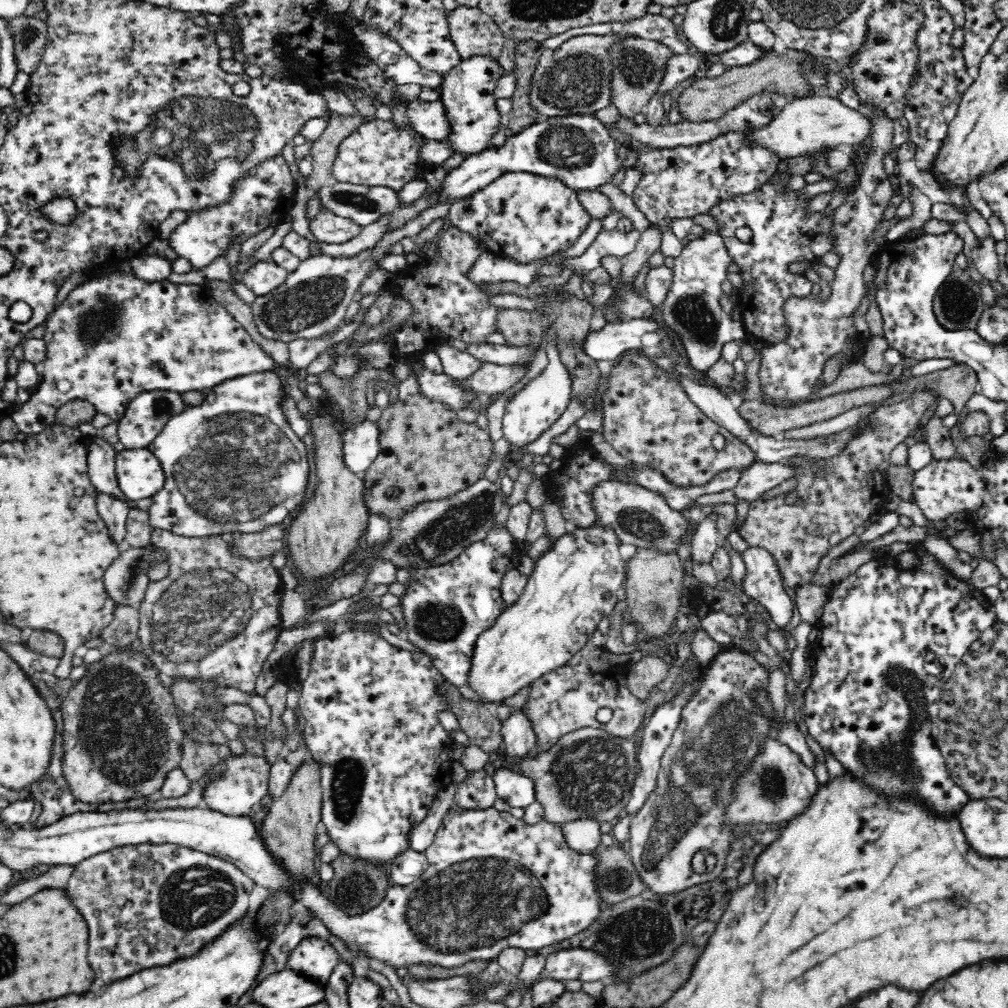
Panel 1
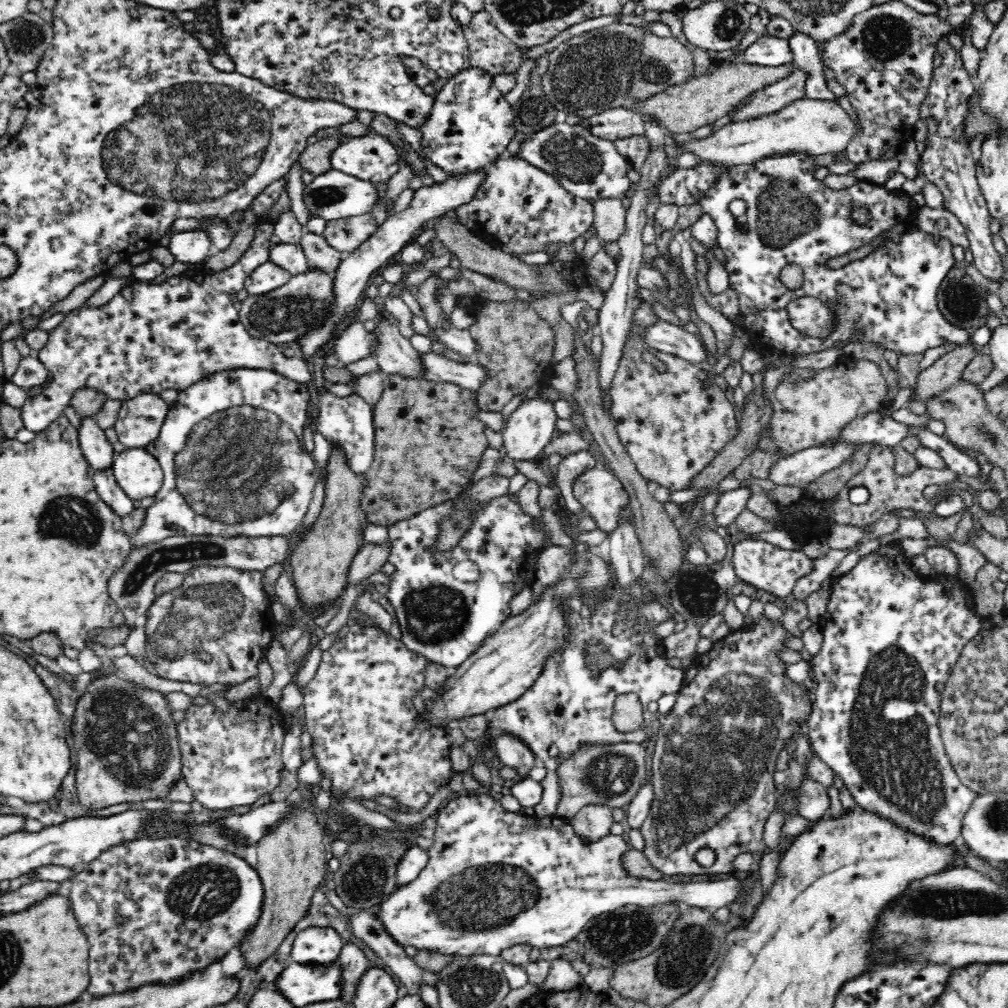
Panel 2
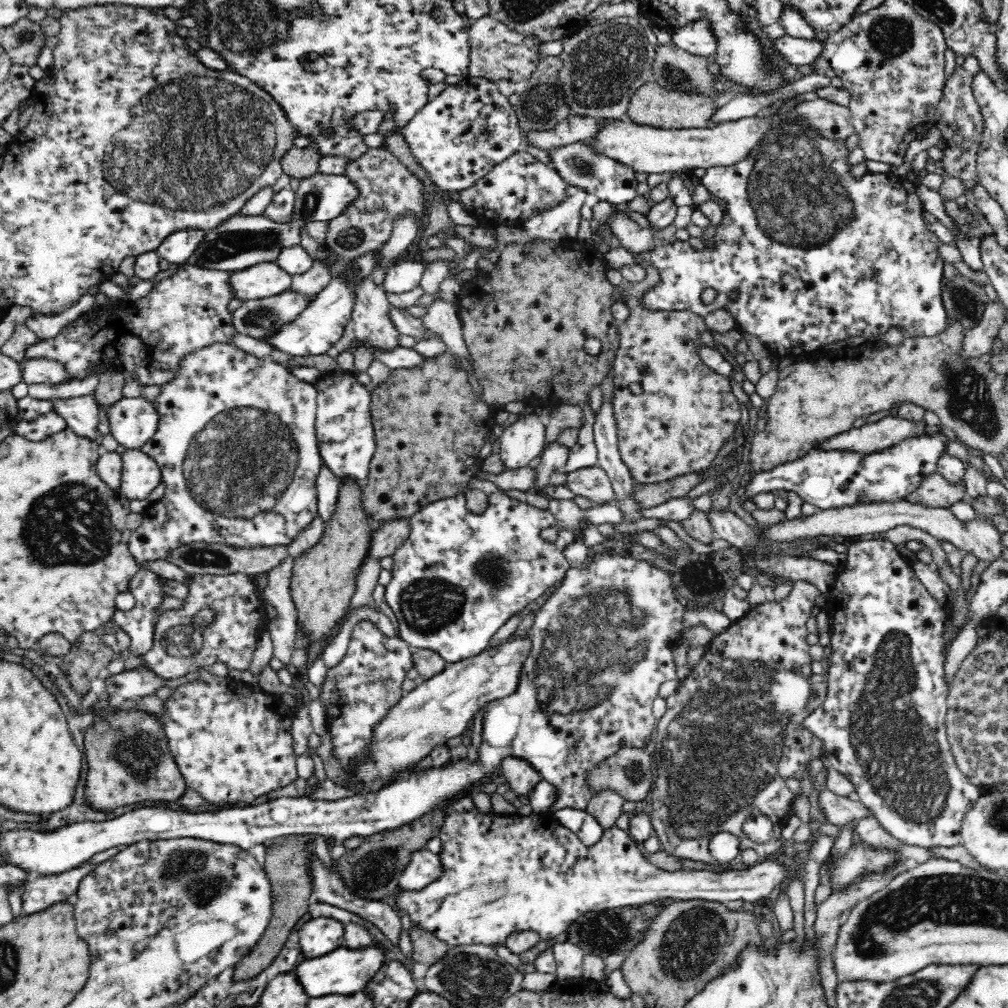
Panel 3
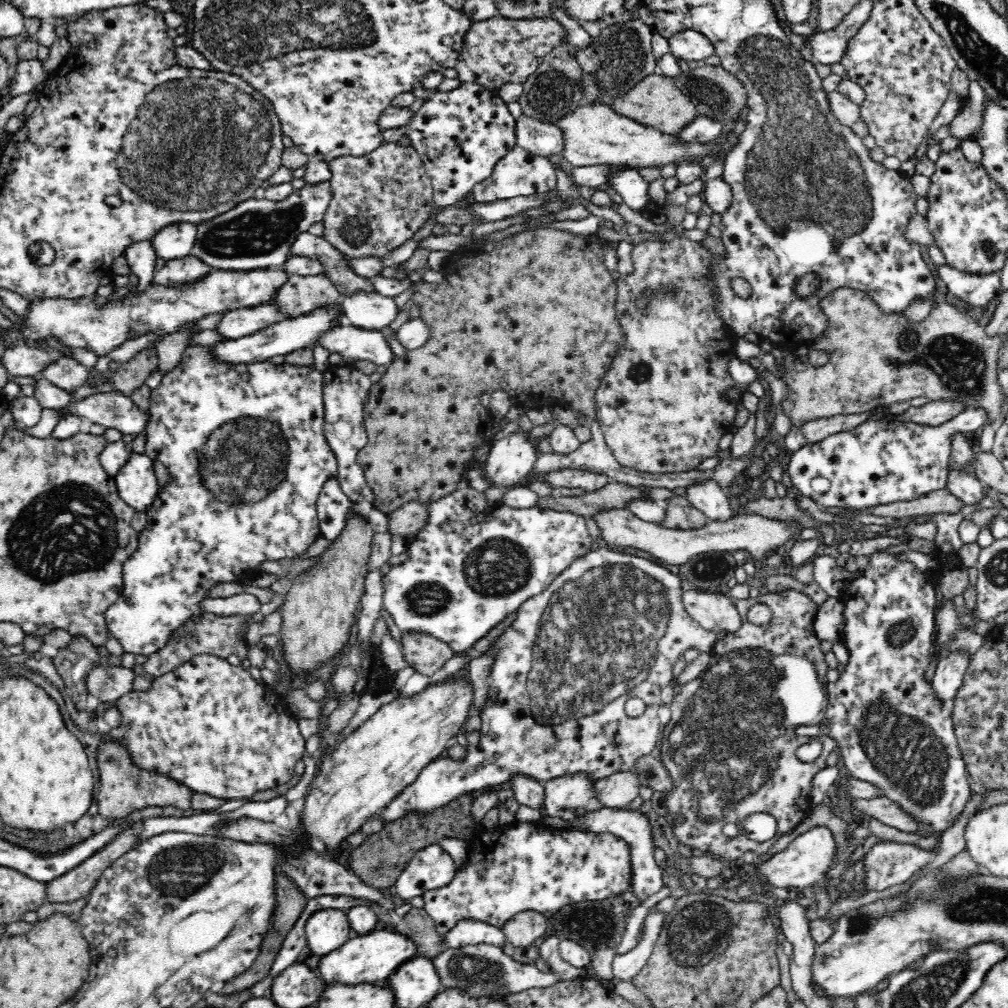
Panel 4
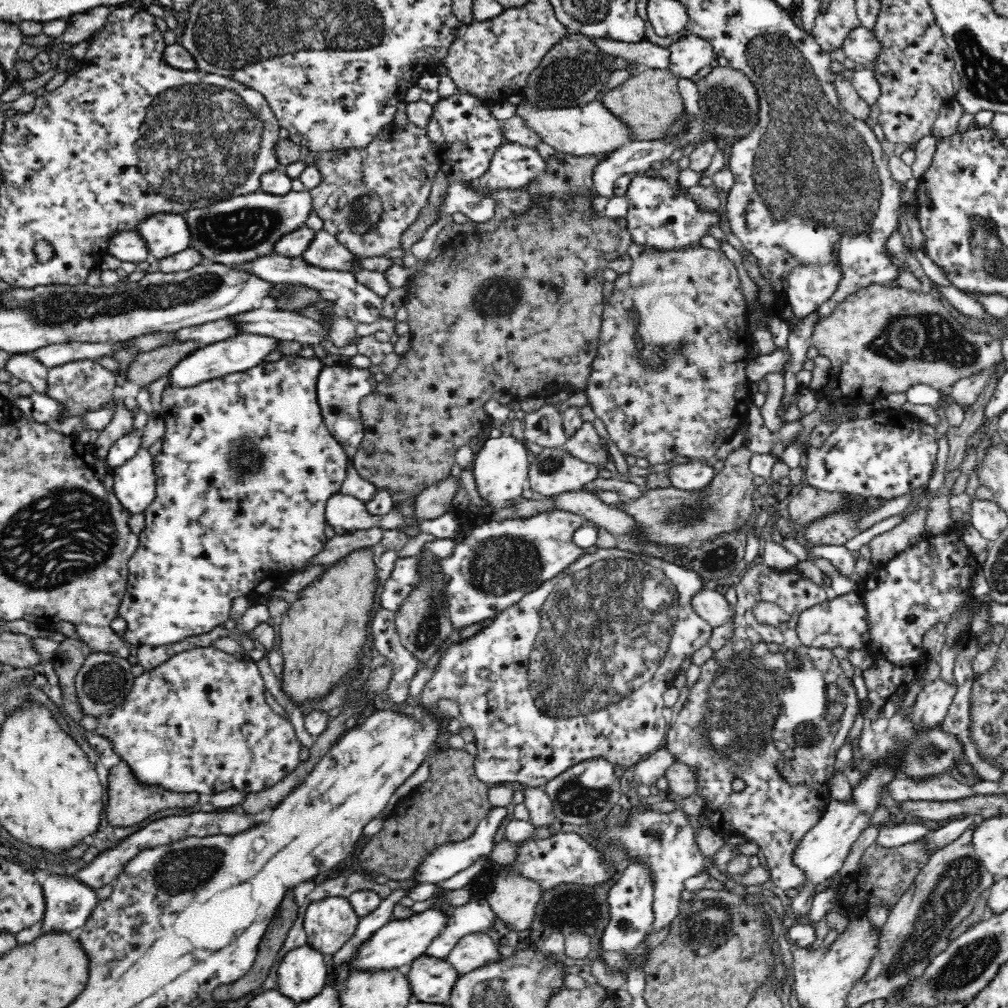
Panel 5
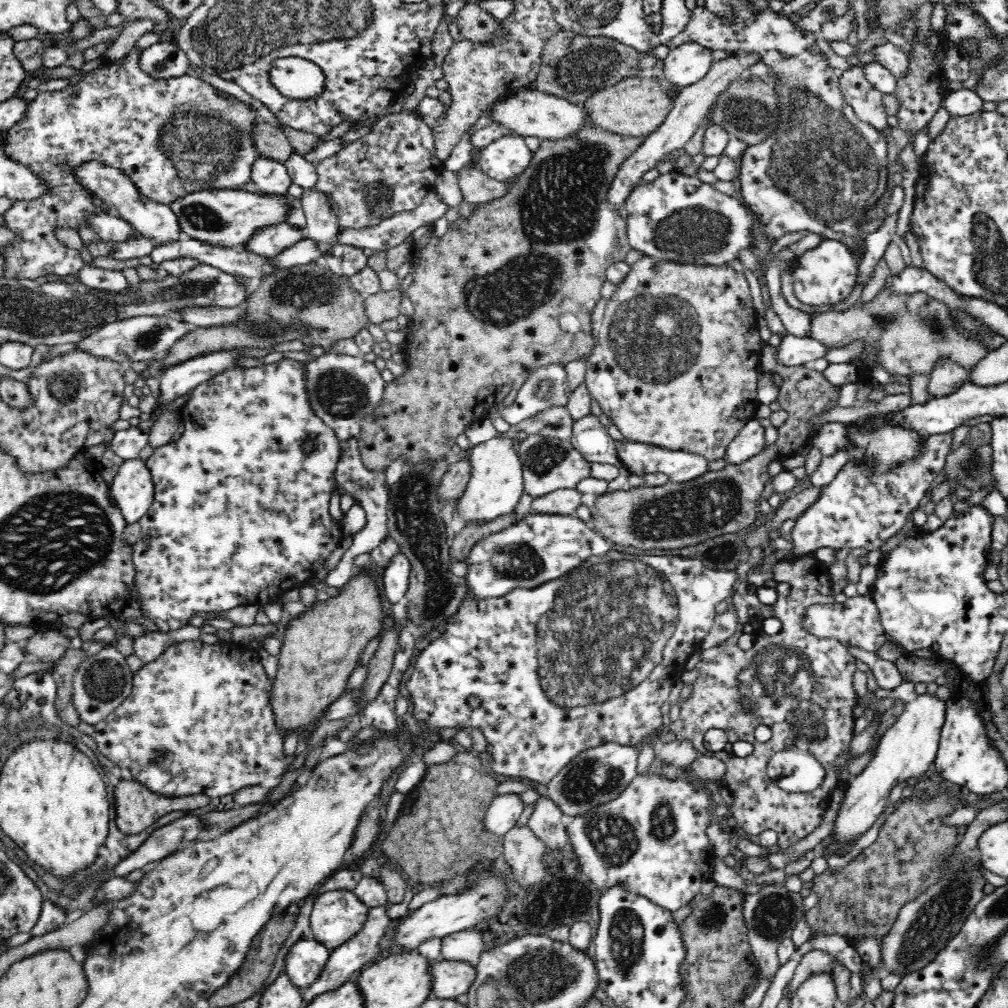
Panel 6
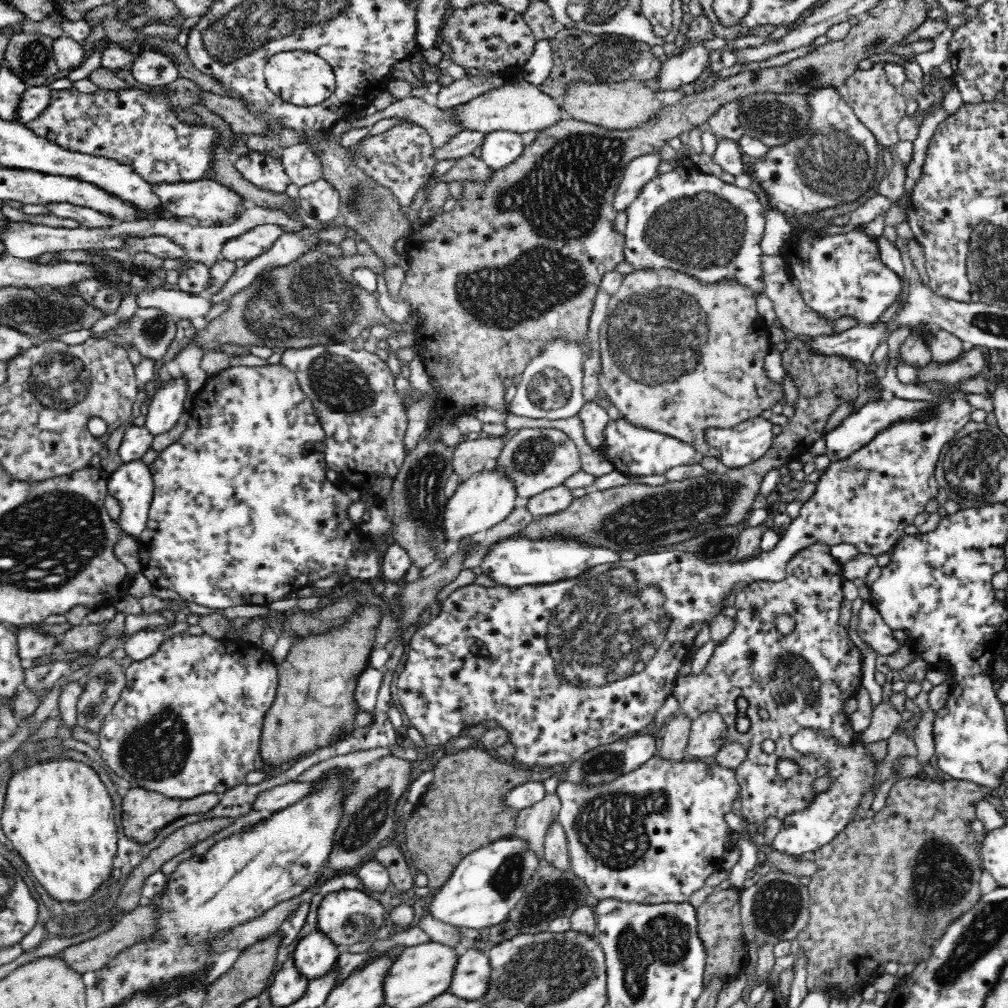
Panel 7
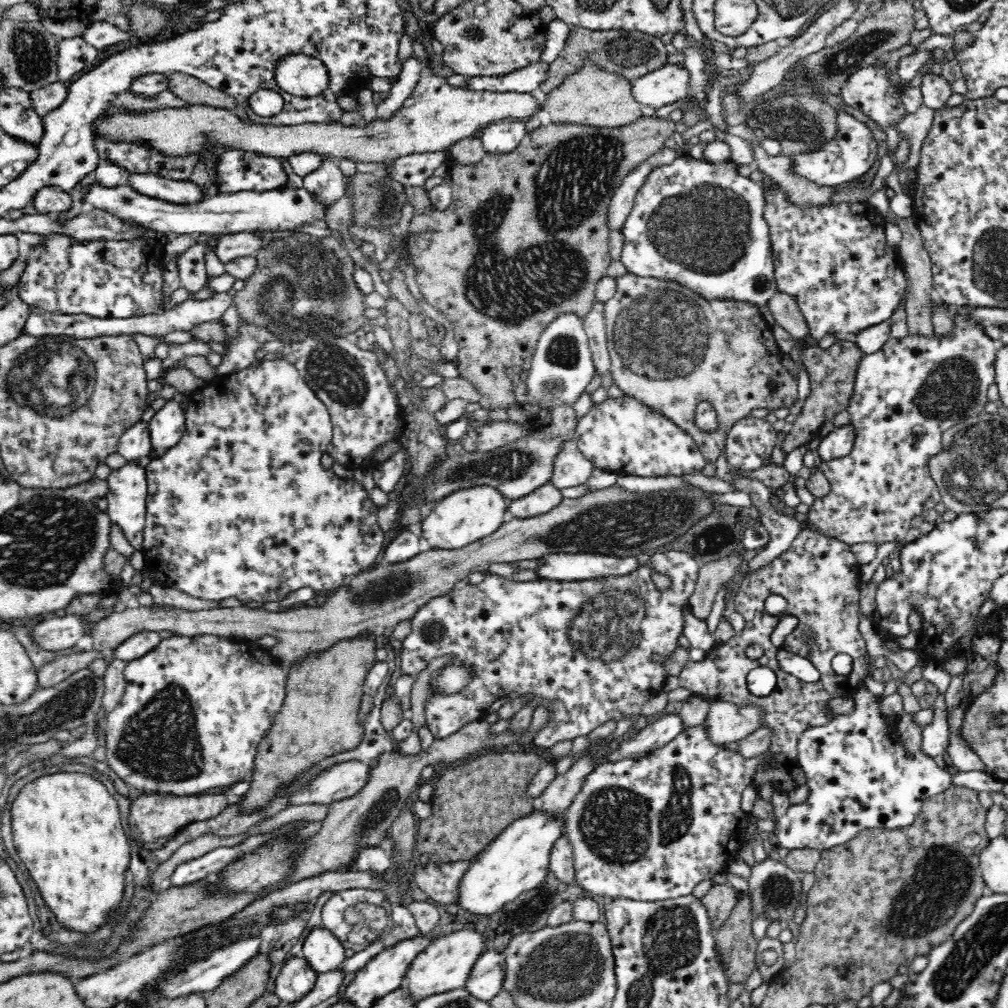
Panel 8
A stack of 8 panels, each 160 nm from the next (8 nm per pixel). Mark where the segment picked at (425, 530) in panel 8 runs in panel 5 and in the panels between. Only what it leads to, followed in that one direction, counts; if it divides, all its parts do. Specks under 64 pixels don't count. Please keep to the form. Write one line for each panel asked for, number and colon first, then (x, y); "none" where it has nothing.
5: (500, 468)
6: (496, 483)
7: (480, 502)

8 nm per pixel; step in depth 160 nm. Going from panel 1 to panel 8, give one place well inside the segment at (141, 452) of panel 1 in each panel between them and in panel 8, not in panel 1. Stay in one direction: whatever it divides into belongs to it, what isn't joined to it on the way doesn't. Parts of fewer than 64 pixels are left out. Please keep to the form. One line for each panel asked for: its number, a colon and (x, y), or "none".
2: (139, 474)
3: (140, 474)
4: (137, 485)
5: (134, 483)
6: (133, 490)
7: (131, 484)
8: (126, 498)

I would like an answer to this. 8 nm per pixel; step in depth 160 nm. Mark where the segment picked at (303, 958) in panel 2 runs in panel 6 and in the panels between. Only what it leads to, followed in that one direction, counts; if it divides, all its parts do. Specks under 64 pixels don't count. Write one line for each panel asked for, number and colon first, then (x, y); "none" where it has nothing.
3: (318, 936)
4: (326, 930)
5: (329, 922)
6: (338, 915)

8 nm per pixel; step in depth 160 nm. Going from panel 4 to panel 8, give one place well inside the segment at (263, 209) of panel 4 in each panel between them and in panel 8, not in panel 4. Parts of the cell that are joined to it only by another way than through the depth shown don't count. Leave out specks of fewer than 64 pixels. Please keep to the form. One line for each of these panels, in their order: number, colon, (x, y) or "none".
5: (232, 230)
6: (227, 217)
7: (207, 201)
8: (152, 185)

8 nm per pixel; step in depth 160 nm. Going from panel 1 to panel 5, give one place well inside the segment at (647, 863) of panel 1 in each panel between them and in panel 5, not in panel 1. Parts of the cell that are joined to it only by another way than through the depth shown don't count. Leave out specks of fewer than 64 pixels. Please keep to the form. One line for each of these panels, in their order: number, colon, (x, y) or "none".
2: (712, 766)
3: (732, 733)
4: (730, 745)
5: (761, 698)

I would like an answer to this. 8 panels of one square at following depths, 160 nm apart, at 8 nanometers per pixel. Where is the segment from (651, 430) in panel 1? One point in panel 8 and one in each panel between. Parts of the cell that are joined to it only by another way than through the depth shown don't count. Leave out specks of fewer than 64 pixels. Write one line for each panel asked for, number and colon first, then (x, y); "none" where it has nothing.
2: (672, 429)
3: (681, 419)
4: (670, 418)
5: (669, 379)
6: (676, 362)
7: (677, 356)
8: (670, 347)

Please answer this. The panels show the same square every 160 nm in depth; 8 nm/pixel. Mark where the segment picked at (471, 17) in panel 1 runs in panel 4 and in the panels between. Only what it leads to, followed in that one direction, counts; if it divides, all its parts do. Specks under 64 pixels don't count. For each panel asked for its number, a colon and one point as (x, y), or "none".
2: (489, 49)
3: (497, 51)
4: (496, 51)

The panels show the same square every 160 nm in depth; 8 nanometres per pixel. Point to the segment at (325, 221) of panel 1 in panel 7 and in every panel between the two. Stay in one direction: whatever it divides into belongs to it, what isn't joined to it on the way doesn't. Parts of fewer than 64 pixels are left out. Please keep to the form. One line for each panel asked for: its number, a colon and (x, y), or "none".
2: (345, 235)
3: (387, 191)
4: (379, 201)
5: (367, 196)
6: (389, 170)
7: (401, 157)

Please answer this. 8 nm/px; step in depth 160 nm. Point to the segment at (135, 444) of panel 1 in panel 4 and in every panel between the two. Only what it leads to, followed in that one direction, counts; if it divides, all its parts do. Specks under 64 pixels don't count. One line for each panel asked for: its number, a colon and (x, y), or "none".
2: (139, 421)
3: (133, 421)
4: (113, 409)

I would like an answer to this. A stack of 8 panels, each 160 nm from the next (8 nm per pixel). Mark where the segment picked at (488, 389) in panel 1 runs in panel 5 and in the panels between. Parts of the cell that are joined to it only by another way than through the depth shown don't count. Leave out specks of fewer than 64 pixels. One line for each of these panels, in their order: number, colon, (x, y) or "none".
2: (469, 375)
3: (398, 357)
4: (353, 343)
5: (283, 325)

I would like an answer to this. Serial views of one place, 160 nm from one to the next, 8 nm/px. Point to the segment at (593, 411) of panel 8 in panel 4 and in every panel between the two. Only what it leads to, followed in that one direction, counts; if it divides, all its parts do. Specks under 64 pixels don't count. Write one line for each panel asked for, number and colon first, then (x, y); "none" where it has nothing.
4: (708, 496)
5: (694, 474)
6: (640, 458)
7: (635, 450)

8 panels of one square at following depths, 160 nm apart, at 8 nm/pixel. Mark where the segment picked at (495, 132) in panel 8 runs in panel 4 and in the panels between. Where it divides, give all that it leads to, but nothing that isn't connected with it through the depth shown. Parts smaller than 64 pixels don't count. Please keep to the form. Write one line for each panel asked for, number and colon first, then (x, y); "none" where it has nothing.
4: (519, 173)
5: (513, 166)
6: (506, 156)
7: (500, 147)

